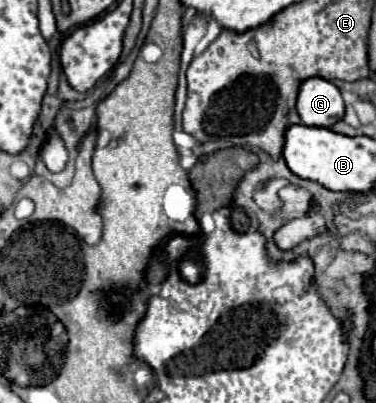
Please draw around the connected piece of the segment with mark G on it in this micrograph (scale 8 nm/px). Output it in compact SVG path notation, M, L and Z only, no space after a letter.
M308 78L300 86L298 114L306 126L332 128L344 116L344 100L340 90L322 78Z

